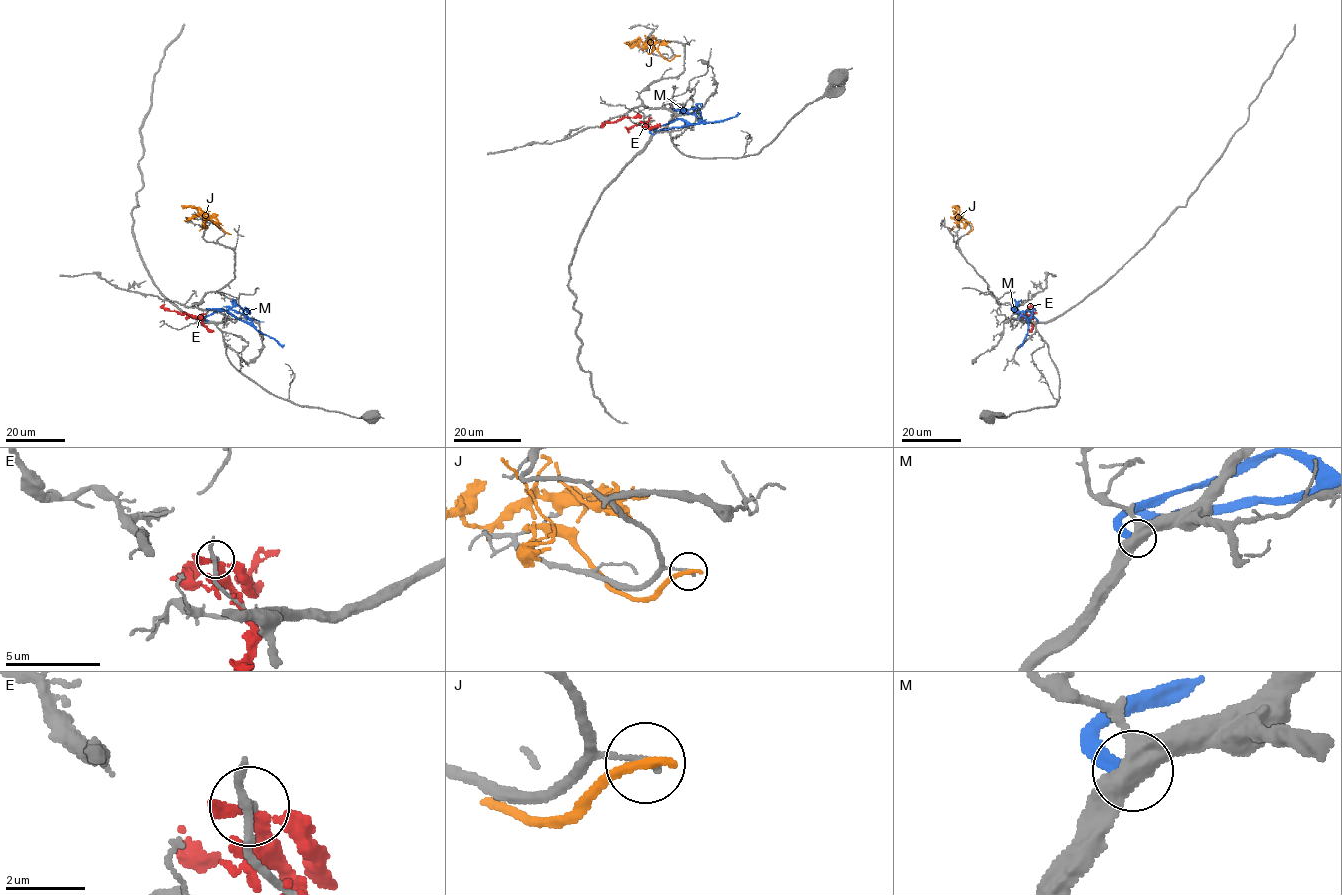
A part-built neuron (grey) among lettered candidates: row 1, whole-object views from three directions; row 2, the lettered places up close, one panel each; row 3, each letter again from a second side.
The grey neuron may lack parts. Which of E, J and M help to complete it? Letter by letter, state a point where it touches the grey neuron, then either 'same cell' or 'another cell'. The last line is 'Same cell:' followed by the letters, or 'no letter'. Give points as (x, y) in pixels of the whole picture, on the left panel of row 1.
E: contact (202, 313); another cell
J: contact (228, 233); another cell
M: contact (207, 321); another cell
Same cell: no letter

